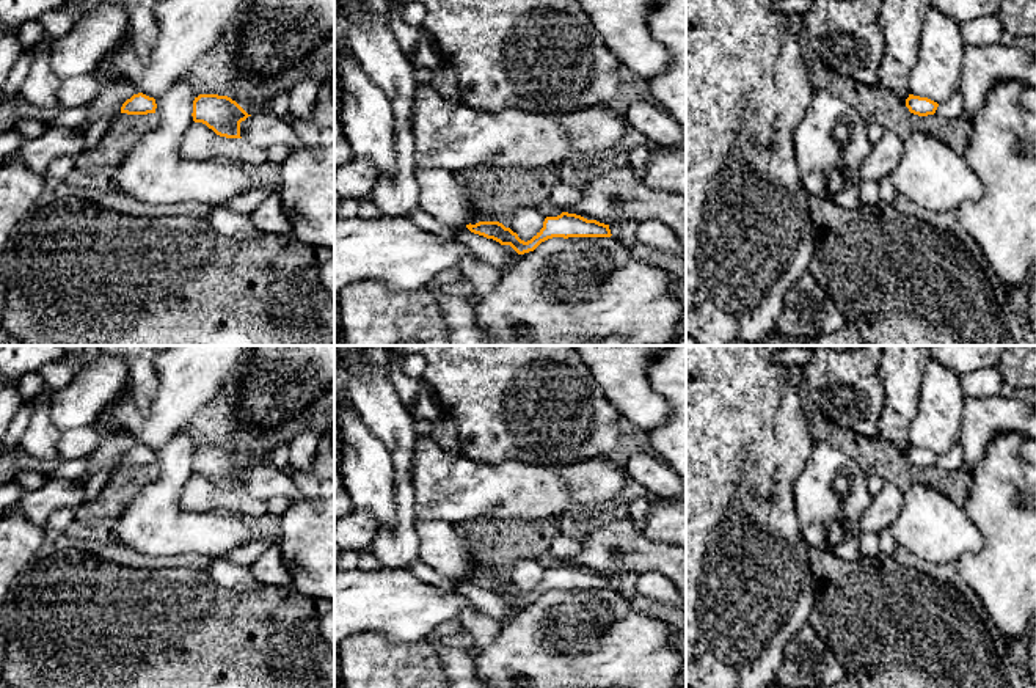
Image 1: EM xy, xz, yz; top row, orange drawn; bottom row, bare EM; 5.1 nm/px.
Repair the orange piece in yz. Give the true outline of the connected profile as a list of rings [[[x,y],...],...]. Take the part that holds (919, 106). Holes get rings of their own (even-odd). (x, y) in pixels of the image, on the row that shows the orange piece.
[[[909,94],[909,97],[906,99],[906,107],[914,115],[928,116],[928,115],[936,113],[939,104],[928,99],[928,97],[920,97],[920,96]]]

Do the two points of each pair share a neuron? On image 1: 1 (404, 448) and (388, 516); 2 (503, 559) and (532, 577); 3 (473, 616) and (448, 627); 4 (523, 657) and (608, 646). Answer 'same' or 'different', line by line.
1: different
2: different
3: different
4: same

